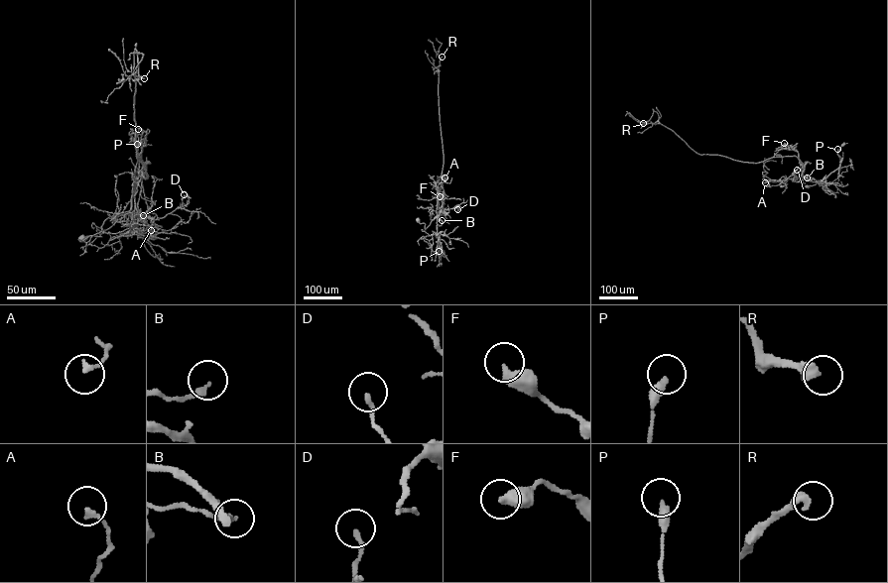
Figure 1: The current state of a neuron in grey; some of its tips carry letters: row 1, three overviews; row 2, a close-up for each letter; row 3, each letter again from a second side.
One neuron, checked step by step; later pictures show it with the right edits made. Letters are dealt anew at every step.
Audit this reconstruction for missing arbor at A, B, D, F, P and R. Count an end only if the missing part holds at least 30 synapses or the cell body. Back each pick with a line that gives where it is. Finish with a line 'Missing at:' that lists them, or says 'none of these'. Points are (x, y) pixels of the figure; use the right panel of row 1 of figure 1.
Missing at: none of these

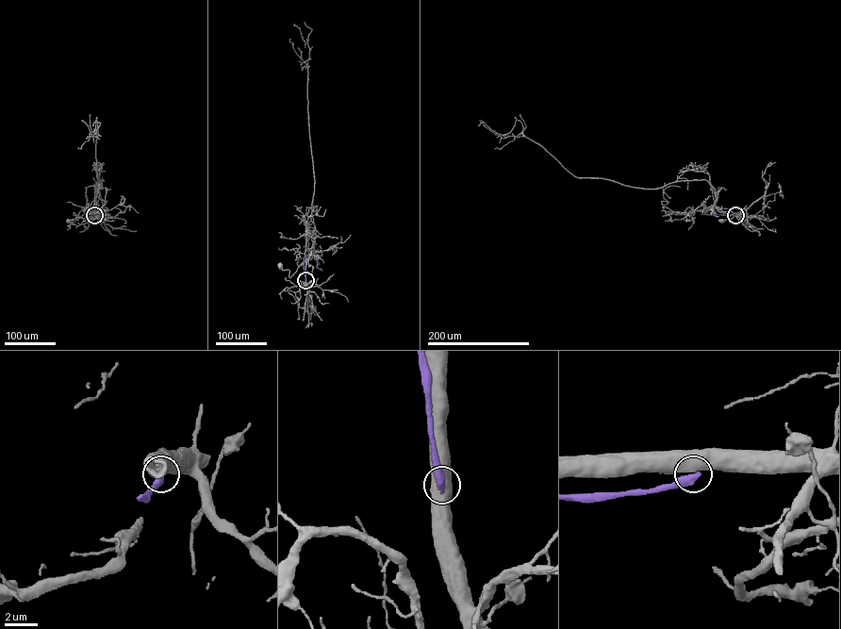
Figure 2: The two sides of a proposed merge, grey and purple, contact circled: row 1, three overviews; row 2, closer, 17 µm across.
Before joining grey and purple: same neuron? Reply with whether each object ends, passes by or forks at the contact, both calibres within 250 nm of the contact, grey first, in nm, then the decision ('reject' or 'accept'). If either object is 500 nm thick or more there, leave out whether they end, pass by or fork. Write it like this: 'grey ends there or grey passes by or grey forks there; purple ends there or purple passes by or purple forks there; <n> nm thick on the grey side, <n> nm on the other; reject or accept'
750 nm thick on the grey side, 480 nm on the other; reject

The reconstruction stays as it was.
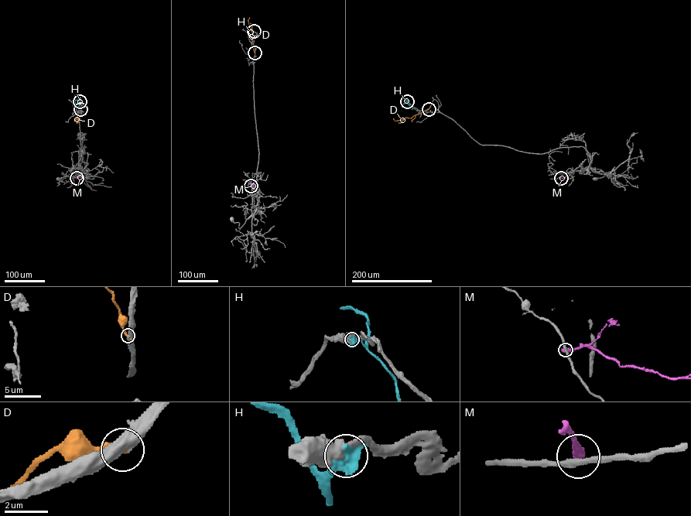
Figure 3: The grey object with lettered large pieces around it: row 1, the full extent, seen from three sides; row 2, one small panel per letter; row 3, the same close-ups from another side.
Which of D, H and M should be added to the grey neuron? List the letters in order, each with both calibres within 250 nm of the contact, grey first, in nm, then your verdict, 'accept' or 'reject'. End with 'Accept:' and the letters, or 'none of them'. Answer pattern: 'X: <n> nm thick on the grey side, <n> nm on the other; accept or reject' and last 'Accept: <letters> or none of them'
D: 400 nm thick on the grey side, 320 nm on the other; reject
H: 550 nm thick on the grey side, 750 nm on the other; reject
M: 280 nm thick on the grey side, 400 nm on the other; reject
Accept: none of them

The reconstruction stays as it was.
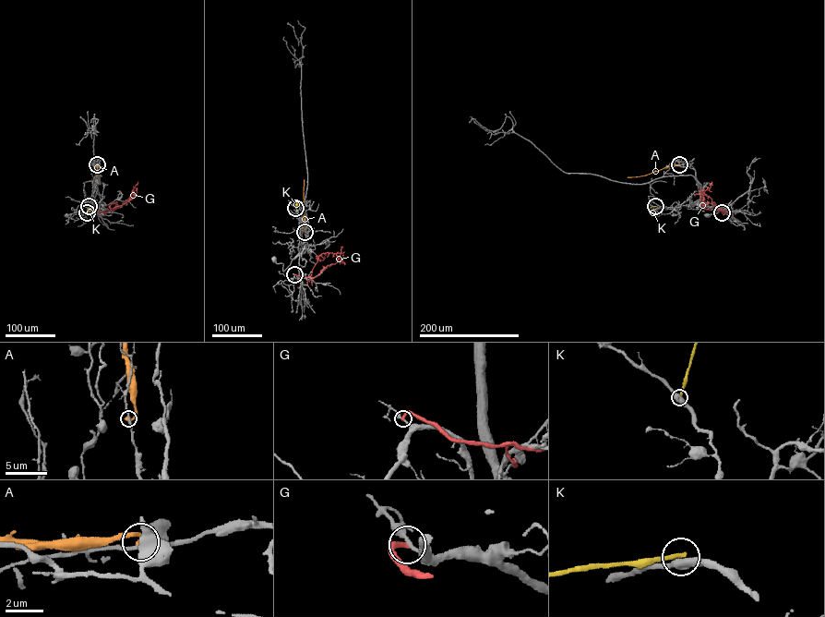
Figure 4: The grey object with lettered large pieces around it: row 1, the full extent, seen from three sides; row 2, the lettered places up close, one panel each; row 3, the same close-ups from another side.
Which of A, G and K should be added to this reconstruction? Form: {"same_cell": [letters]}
{"same_cell": []}

